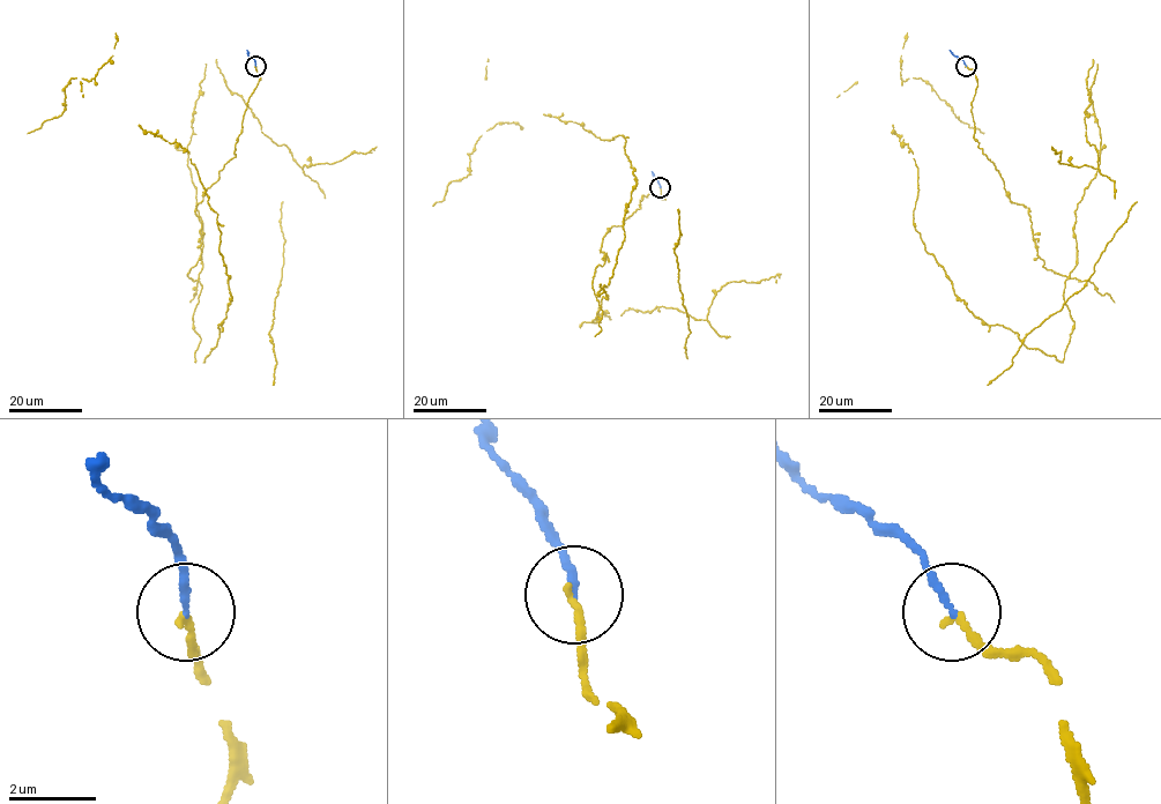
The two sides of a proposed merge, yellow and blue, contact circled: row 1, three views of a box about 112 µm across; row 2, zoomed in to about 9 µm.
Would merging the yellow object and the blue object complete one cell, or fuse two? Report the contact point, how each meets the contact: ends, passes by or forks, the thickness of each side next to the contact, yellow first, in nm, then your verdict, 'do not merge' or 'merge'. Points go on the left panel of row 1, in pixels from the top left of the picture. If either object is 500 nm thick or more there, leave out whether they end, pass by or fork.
at (255, 66); yellow ends there; blue ends there; 180 nm thick on the yellow side, 160 nm on the other; merge

